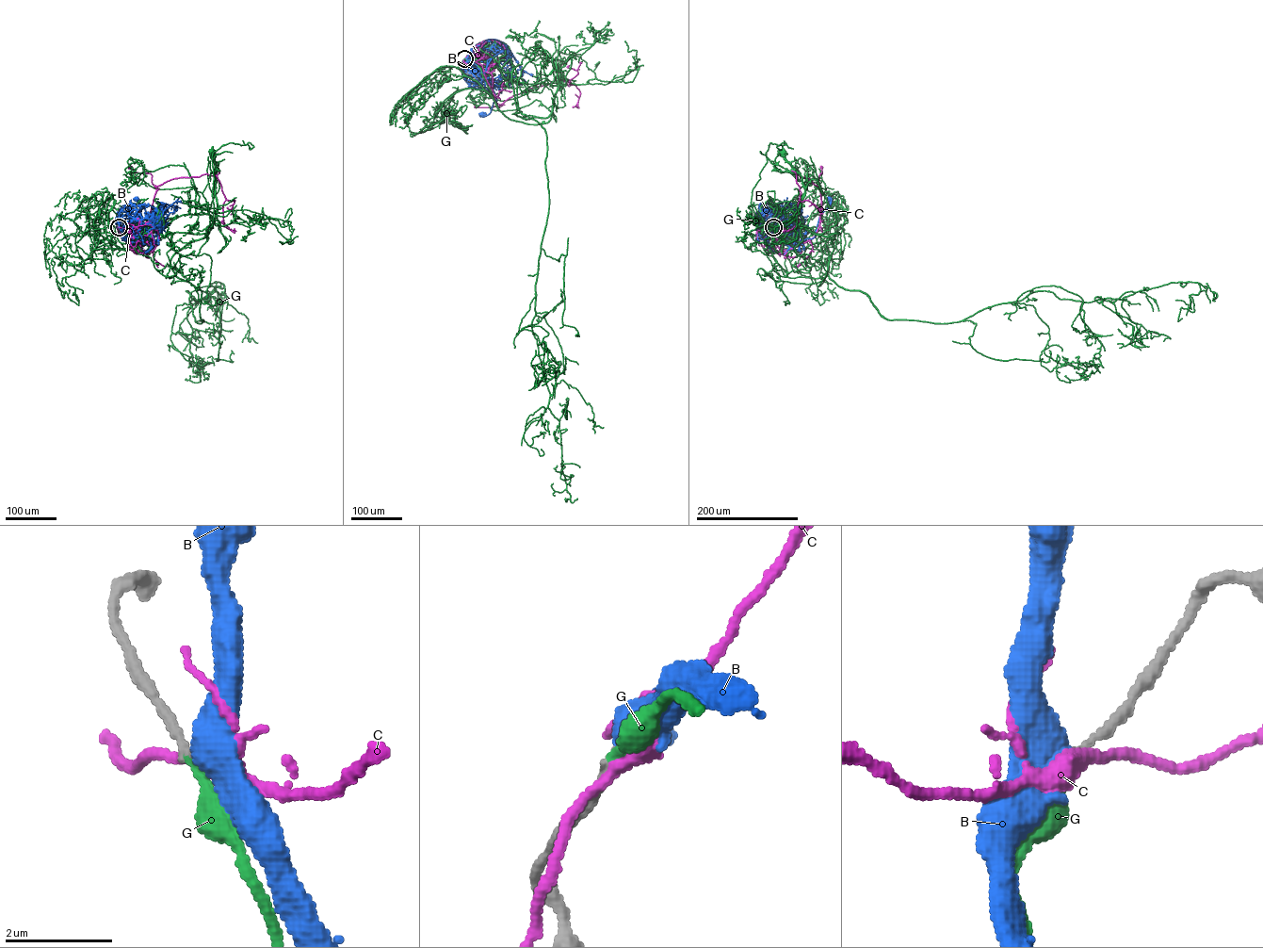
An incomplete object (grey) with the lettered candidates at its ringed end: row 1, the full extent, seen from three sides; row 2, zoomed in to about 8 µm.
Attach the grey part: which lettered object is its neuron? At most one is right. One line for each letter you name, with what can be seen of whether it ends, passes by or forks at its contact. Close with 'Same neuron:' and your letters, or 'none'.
G: it ends
Same neuron: G

